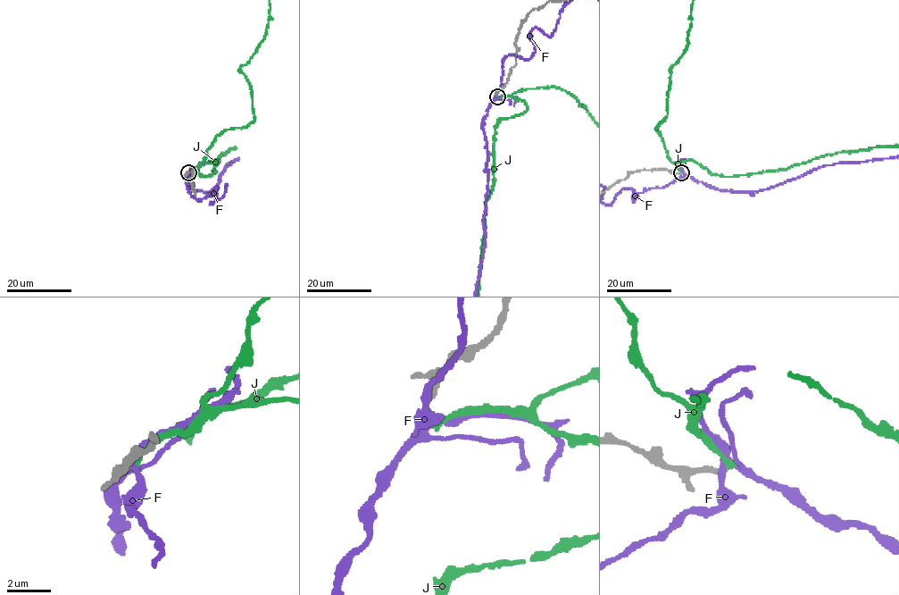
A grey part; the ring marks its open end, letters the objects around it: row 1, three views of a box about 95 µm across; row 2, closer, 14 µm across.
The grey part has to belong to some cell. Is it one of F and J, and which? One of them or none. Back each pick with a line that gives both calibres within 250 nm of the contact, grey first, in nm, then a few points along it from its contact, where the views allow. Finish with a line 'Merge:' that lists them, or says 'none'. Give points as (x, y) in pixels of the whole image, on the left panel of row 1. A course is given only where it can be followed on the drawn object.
J: 280 nm thick on the grey side, 300 nm on the other
Merge: J

